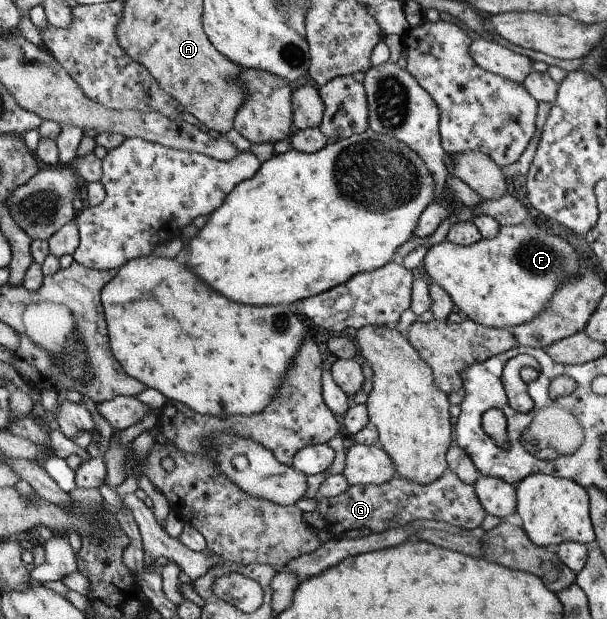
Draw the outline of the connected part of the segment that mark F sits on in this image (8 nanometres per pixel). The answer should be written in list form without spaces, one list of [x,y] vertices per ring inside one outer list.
[[[532,219],[514,226],[500,225],[500,232],[497,234],[497,237],[494,237],[492,240],[482,238],[477,243],[470,246],[462,246],[444,240],[442,243],[429,247],[422,261],[424,263],[423,267],[427,275],[430,277],[429,281],[439,287],[442,287],[449,294],[449,297],[453,300],[453,303],[459,307],[461,314],[465,318],[469,318],[471,321],[487,327],[507,329],[519,325],[520,323],[525,323],[527,320],[533,319],[535,315],[537,315],[540,311],[543,311],[543,308],[547,305],[549,299],[551,299],[555,288],[563,280],[566,280],[571,276],[576,276],[583,271],[583,260],[576,253],[575,249],[563,238],[553,234],[550,229],[546,230],[545,228],[541,228],[541,226],[537,225],[537,223],[535,223],[535,221]]]

